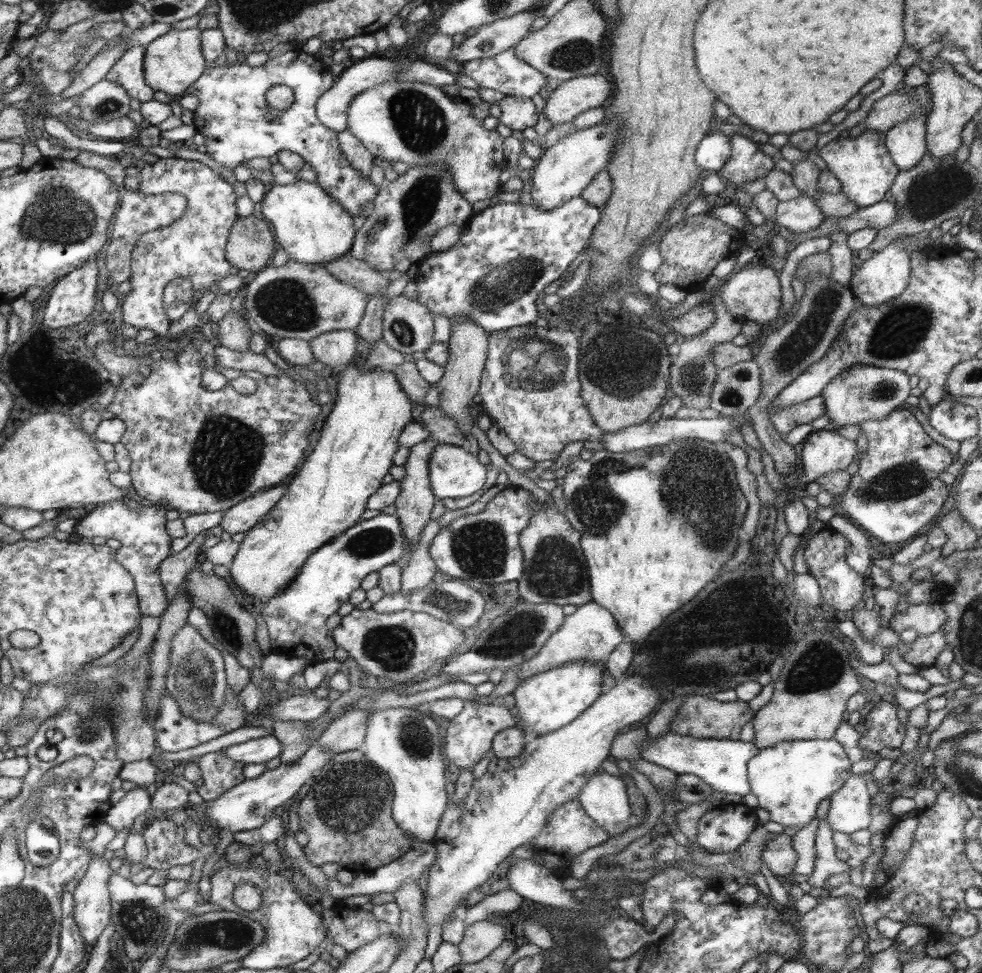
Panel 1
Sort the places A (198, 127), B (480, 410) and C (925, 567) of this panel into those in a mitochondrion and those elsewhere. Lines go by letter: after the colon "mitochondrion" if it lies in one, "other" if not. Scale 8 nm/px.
A: other
B: other
C: other

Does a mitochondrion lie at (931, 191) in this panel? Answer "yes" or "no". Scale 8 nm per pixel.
yes

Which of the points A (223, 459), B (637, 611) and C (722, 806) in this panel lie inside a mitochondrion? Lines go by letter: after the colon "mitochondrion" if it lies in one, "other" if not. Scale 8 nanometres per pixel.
A: mitochondrion
B: other
C: other

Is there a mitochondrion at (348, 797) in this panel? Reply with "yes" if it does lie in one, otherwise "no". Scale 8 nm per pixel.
yes

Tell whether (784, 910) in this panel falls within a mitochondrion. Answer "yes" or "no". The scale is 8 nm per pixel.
no

